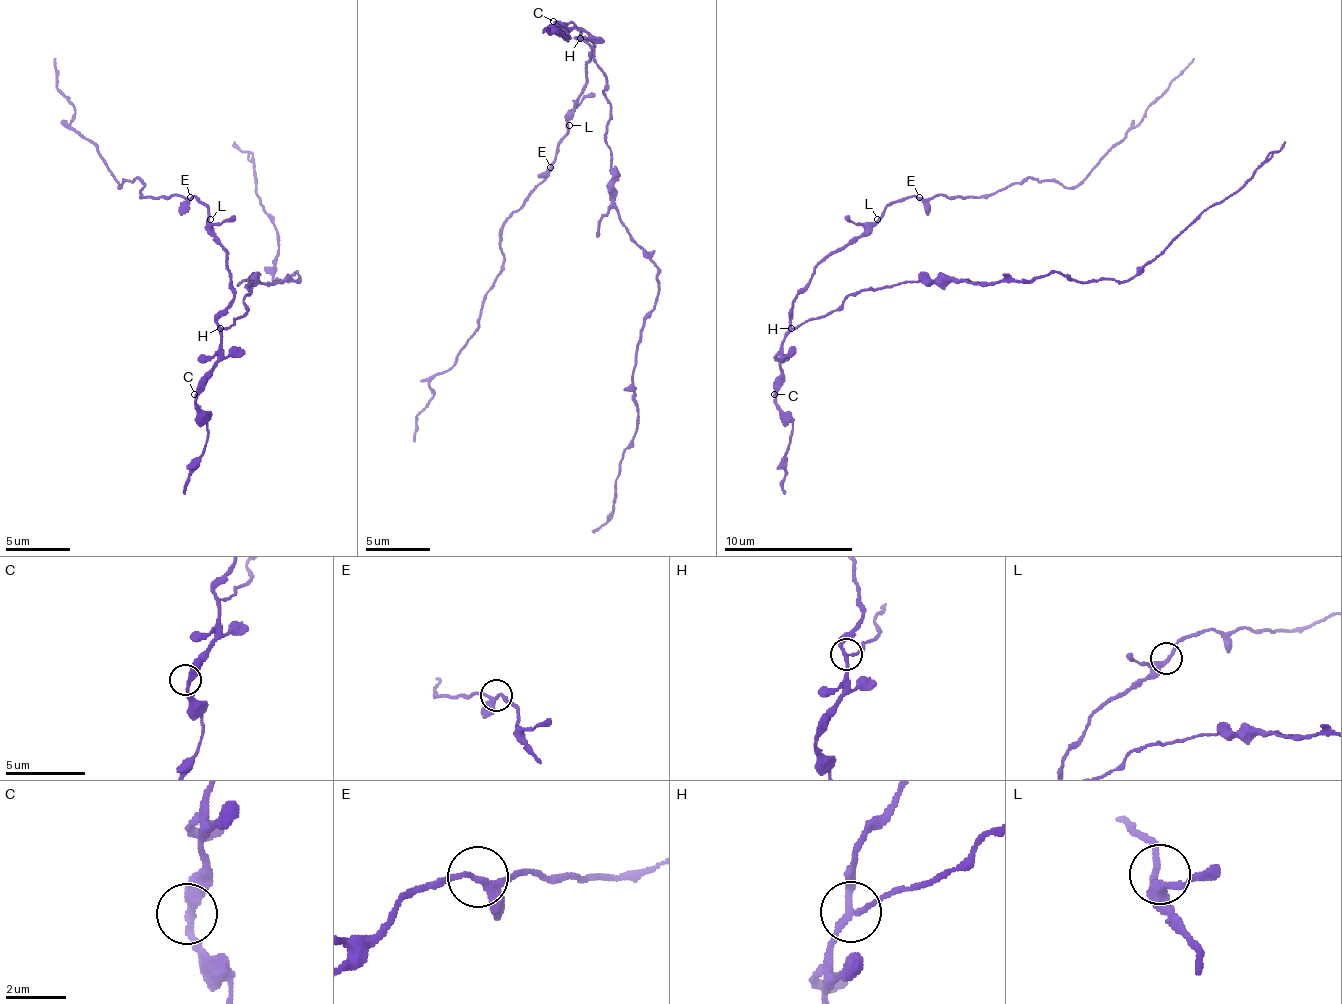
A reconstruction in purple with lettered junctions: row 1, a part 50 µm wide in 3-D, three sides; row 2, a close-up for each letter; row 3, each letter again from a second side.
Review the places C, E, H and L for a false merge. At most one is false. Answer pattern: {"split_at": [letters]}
{"split_at": ["H"]}

